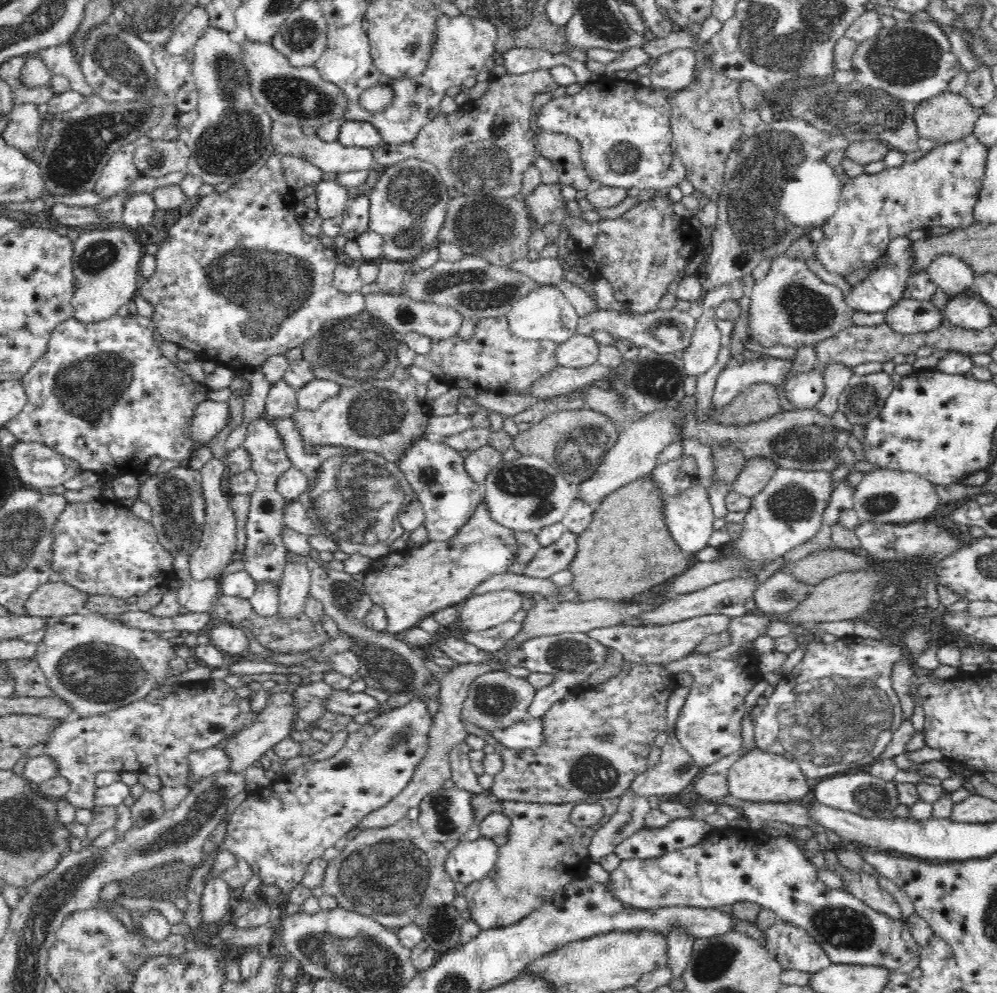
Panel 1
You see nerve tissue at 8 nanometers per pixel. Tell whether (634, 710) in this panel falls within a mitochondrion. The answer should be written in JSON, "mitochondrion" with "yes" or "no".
{"mitochondrion":"no"}

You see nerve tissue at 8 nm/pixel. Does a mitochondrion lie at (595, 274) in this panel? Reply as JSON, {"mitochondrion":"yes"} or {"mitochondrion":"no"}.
{"mitochondrion":"no"}

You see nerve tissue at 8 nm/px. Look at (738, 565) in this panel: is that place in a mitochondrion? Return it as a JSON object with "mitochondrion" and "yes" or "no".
{"mitochondrion":"no"}

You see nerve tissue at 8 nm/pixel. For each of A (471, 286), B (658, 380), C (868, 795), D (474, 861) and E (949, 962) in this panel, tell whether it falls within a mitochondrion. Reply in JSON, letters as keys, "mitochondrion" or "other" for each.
{"A":"mitochondrion","B":"mitochondrion","C":"mitochondrion","D":"other","E":"other"}

